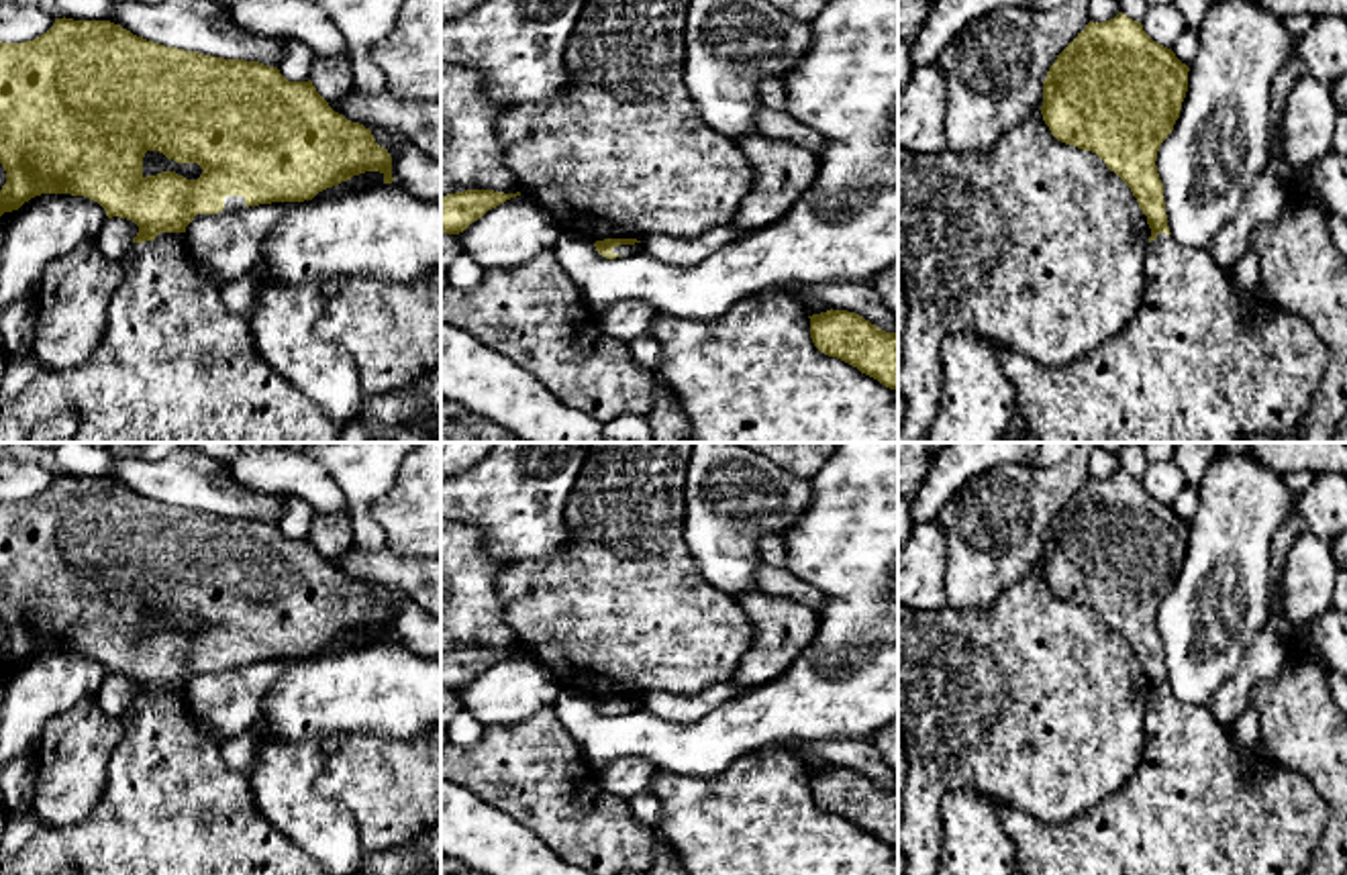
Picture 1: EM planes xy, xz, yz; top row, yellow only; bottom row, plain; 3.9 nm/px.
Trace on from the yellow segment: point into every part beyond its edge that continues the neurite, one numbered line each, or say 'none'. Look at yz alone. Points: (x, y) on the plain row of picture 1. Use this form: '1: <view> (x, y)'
none

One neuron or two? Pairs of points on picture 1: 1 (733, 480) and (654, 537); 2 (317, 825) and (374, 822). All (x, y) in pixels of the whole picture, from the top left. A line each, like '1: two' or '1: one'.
1: two
2: two

